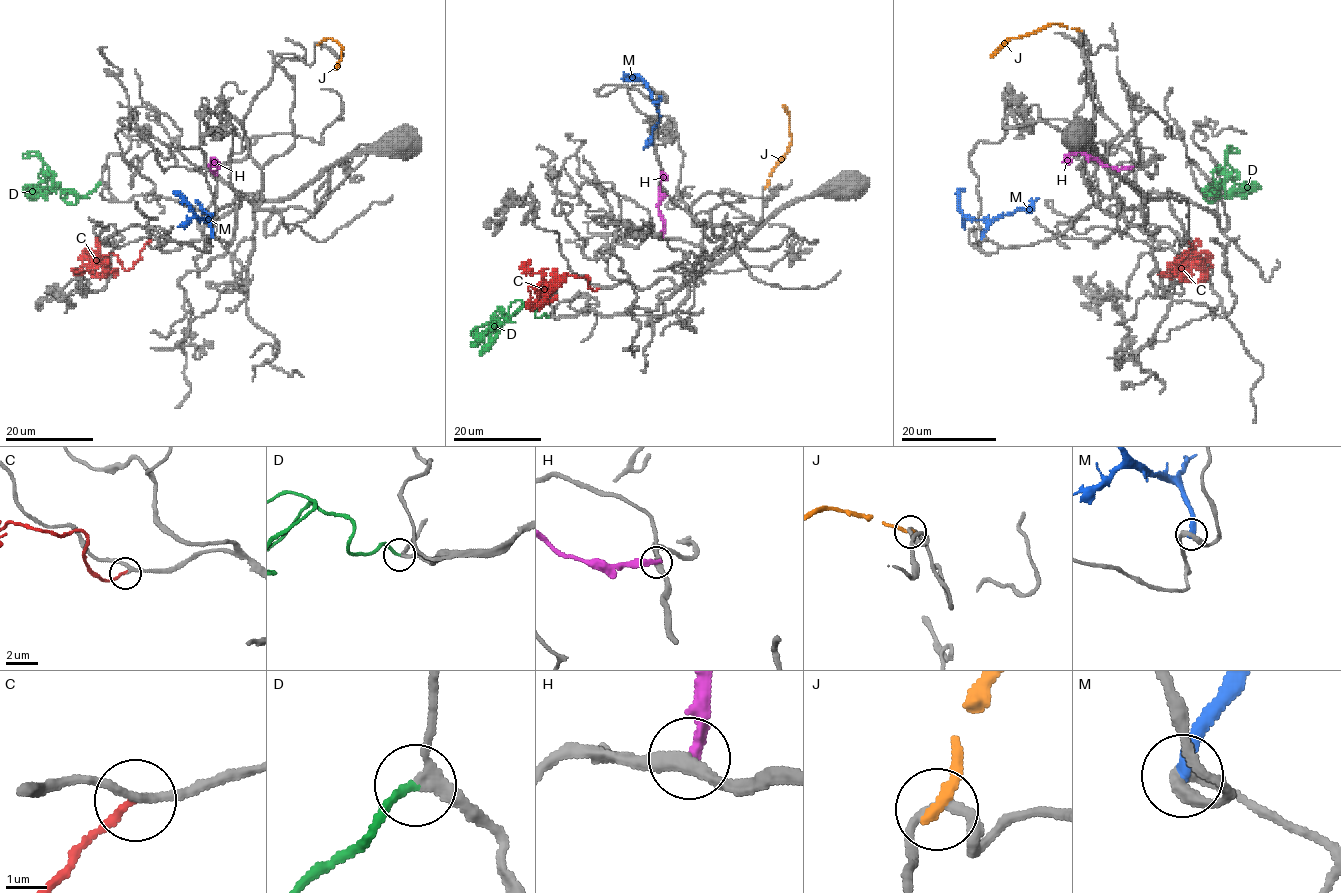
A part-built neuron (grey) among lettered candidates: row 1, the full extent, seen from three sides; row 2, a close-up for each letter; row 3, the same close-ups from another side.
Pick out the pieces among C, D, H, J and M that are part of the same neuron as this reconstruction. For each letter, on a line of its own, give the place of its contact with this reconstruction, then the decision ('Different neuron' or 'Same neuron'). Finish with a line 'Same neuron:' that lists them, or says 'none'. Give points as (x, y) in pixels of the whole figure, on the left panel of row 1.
C: Touches grey at (151, 240). Same neuron
D: Touches grey at (100, 183). Same neuron
H: Touches grey at (214, 172). Different neuron
J: Touches grey at (317, 44). Different neuron
M: Touches grey at (212, 236). Different neuron
Same neuron: C, D

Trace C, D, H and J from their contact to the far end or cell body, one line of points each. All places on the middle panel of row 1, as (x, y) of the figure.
C: (599, 288), (593, 290), (587, 277), (566, 275), (545, 294), (544, 279), (522, 261)
D: (548, 317), (535, 317), (525, 302), (511, 317), (514, 322), (504, 315), (486, 329), (496, 336), (480, 354)
H: (662, 236), (663, 218), (658, 207), (660, 182), (667, 176)
J: (765, 187), (770, 173), (787, 149), (791, 138), (790, 115), (784, 105)

